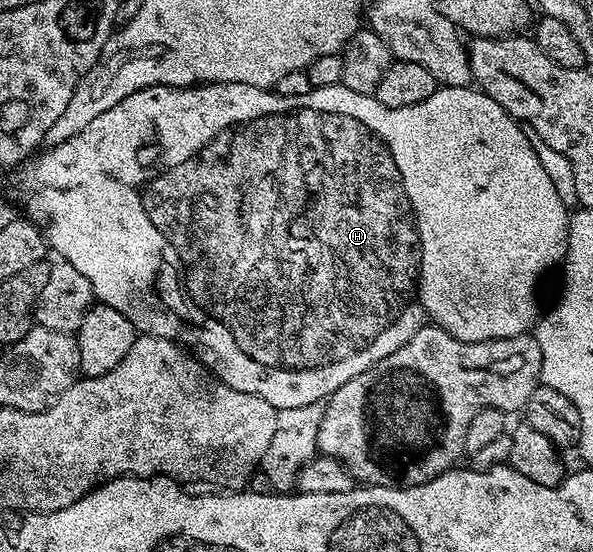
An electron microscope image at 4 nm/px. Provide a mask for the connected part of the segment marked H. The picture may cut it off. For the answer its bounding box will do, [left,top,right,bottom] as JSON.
[17,83,570,411]

